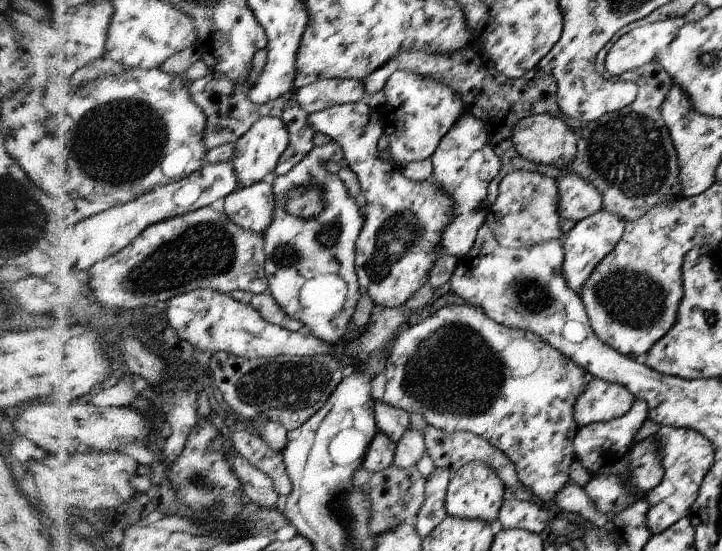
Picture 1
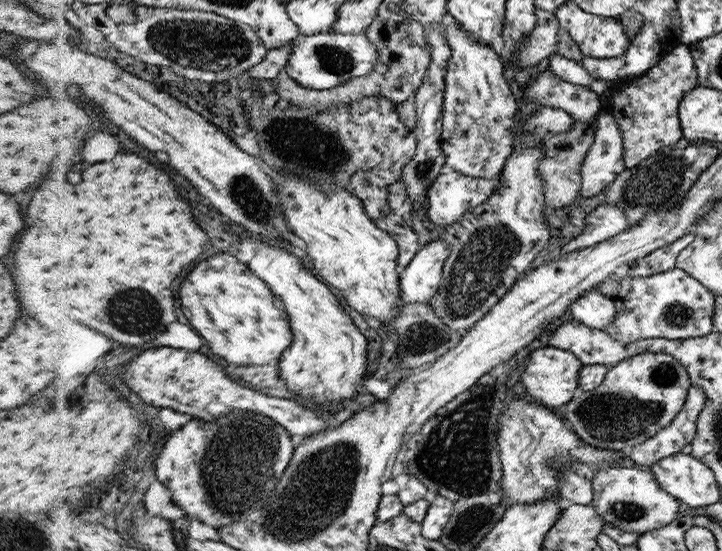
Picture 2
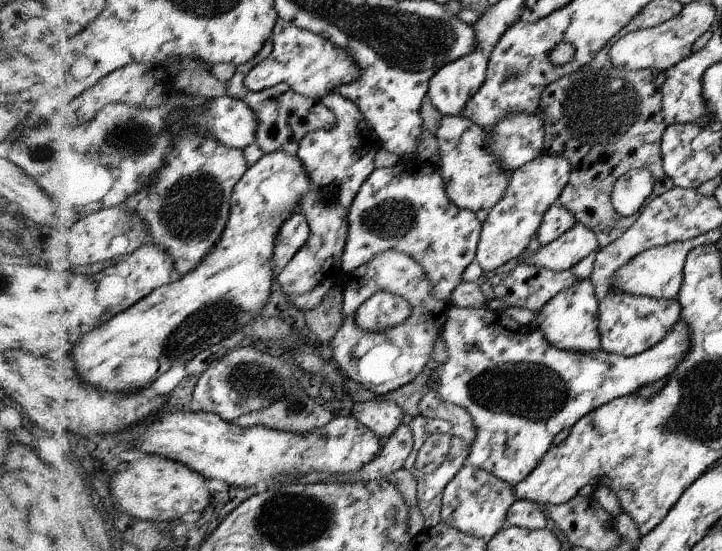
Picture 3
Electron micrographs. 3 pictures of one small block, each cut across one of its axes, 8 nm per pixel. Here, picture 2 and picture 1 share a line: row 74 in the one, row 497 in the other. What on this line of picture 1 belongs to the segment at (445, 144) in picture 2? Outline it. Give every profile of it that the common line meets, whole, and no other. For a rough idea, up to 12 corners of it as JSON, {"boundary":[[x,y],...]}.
{"boundary":[[487,463],[456,471],[447,490],[451,517],[494,522],[506,484]]}

